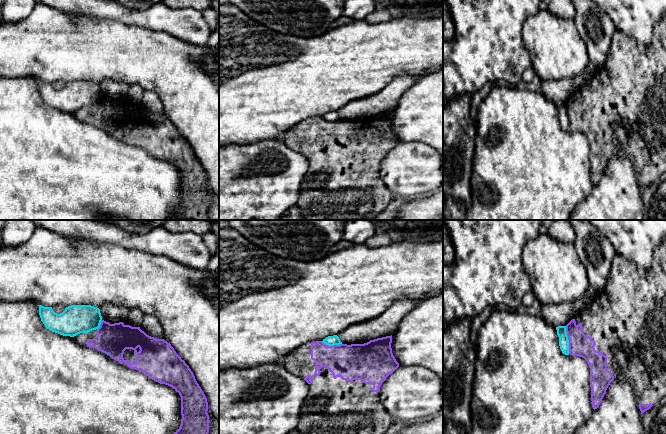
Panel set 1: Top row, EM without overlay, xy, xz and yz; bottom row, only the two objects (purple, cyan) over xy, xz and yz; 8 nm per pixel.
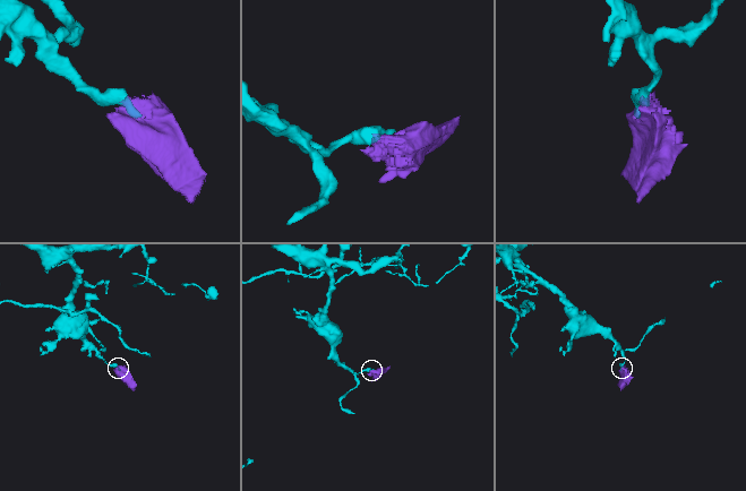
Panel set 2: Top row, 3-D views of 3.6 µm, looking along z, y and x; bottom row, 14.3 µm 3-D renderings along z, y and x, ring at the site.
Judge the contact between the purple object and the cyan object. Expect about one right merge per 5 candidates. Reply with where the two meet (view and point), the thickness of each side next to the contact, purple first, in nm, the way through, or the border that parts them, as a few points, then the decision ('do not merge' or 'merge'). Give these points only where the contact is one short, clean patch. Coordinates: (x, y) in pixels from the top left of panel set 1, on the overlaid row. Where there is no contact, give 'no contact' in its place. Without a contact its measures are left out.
yz (568, 339) | 180/80 nm | along yz (565, 326), (569, 353) | do not merge

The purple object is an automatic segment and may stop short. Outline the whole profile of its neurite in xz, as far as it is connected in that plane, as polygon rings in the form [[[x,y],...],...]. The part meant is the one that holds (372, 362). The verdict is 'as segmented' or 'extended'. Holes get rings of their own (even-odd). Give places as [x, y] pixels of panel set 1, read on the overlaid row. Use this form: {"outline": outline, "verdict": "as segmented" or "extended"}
{"outline": [[[392,335],[364,344],[328,346],[316,341],[302,345],[287,356],[284,367],[308,383],[308,394],[301,407],[298,425],[288,434],[385,434],[393,419],[381,404],[379,391],[386,378],[399,367],[391,343]]], "verdict": "extended"}

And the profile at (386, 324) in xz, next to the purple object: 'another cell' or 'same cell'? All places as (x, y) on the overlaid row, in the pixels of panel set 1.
another cell

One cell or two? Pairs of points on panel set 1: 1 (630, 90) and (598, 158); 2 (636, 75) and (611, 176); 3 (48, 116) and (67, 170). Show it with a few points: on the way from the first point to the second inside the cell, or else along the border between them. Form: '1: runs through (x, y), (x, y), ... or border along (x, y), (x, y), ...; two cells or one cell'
1: runs through (621, 107), (621, 114), (616, 119), (605, 141); one cell
2: border along (634, 166), (623, 154), (615, 154), (602, 174); two cells
3: runs through (48, 129), (48, 151), (54, 157); one cell

